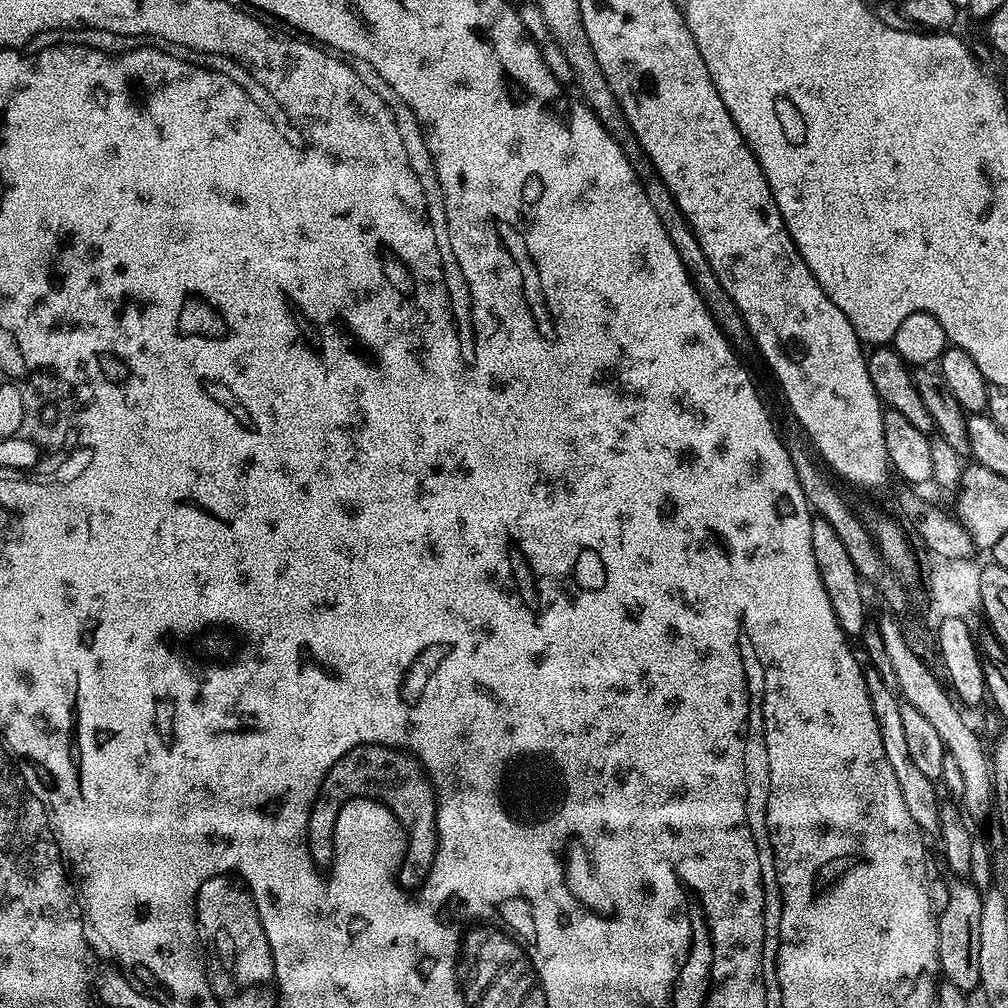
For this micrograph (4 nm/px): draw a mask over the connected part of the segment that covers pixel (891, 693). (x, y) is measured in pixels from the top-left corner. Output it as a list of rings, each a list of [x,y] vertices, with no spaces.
[[[867,667],[864,671],[864,677],[866,678],[867,693],[870,694],[871,708],[874,710],[875,717],[878,718],[883,746],[886,749],[886,758],[890,762],[891,769],[894,770],[895,778],[898,780],[906,808],[921,831],[929,831],[928,828],[938,830],[941,826],[940,806],[942,803],[936,790],[938,786],[911,761],[910,752],[907,749],[906,734],[903,733],[906,716],[903,716],[900,710],[902,706],[899,697],[892,688],[886,686],[886,682],[882,681],[882,676],[876,668]]]

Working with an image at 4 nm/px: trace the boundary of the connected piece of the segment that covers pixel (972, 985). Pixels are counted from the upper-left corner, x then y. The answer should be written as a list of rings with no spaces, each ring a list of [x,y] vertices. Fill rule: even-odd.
[[[952,878],[947,883],[949,898],[946,908],[938,913],[940,970],[947,983],[958,986],[958,990],[967,994],[980,987],[978,958],[983,904],[982,892],[968,878]]]

